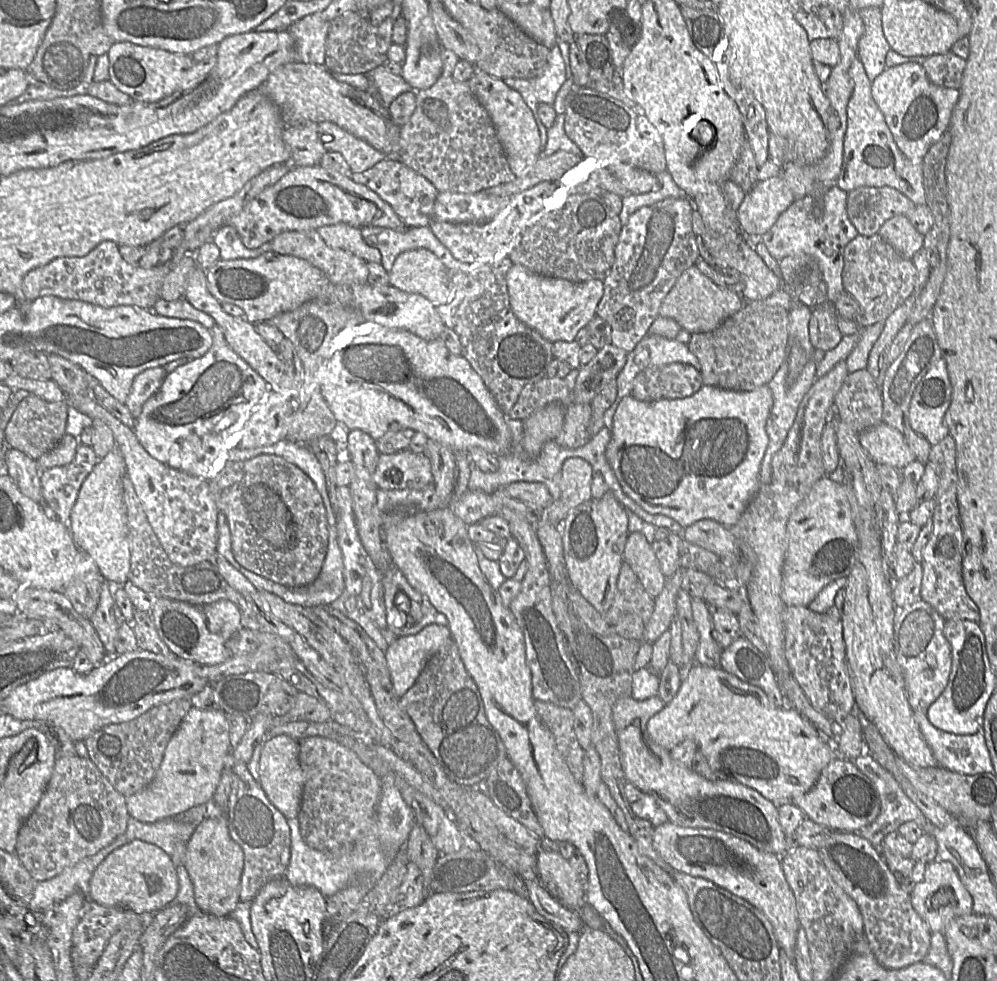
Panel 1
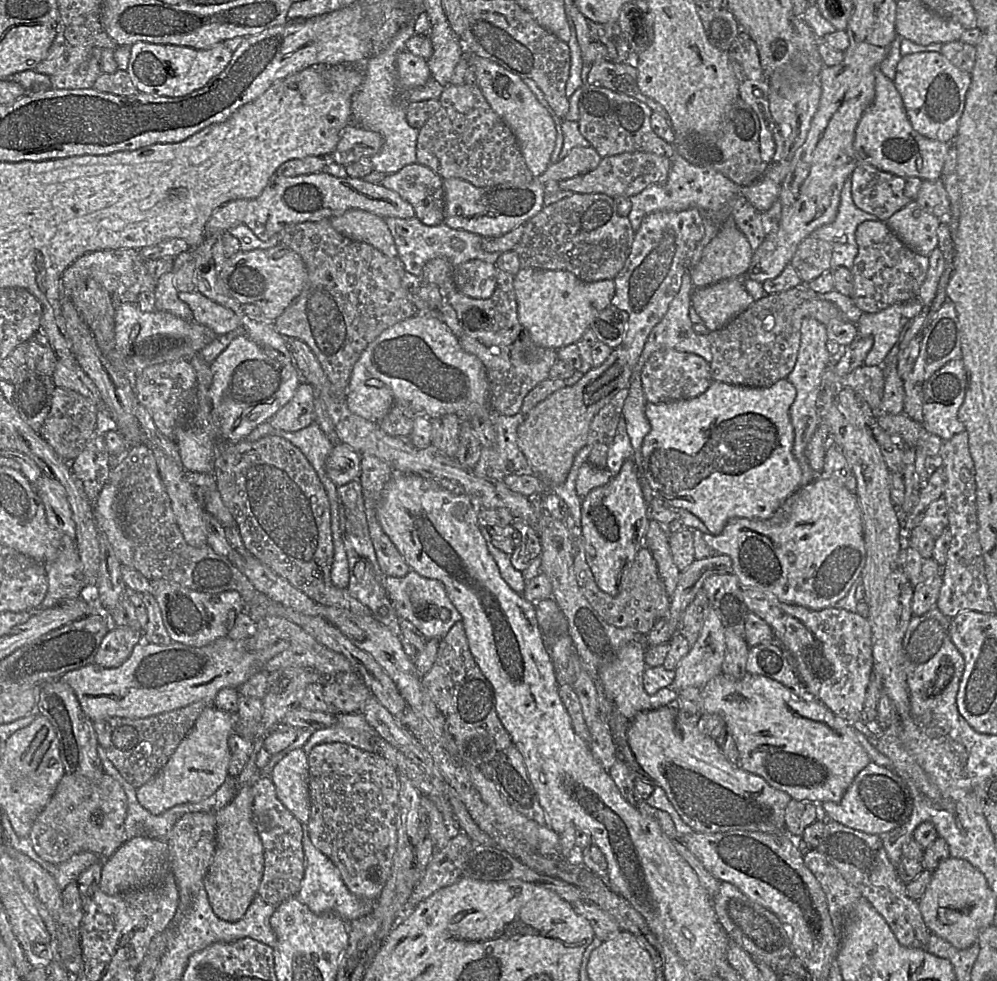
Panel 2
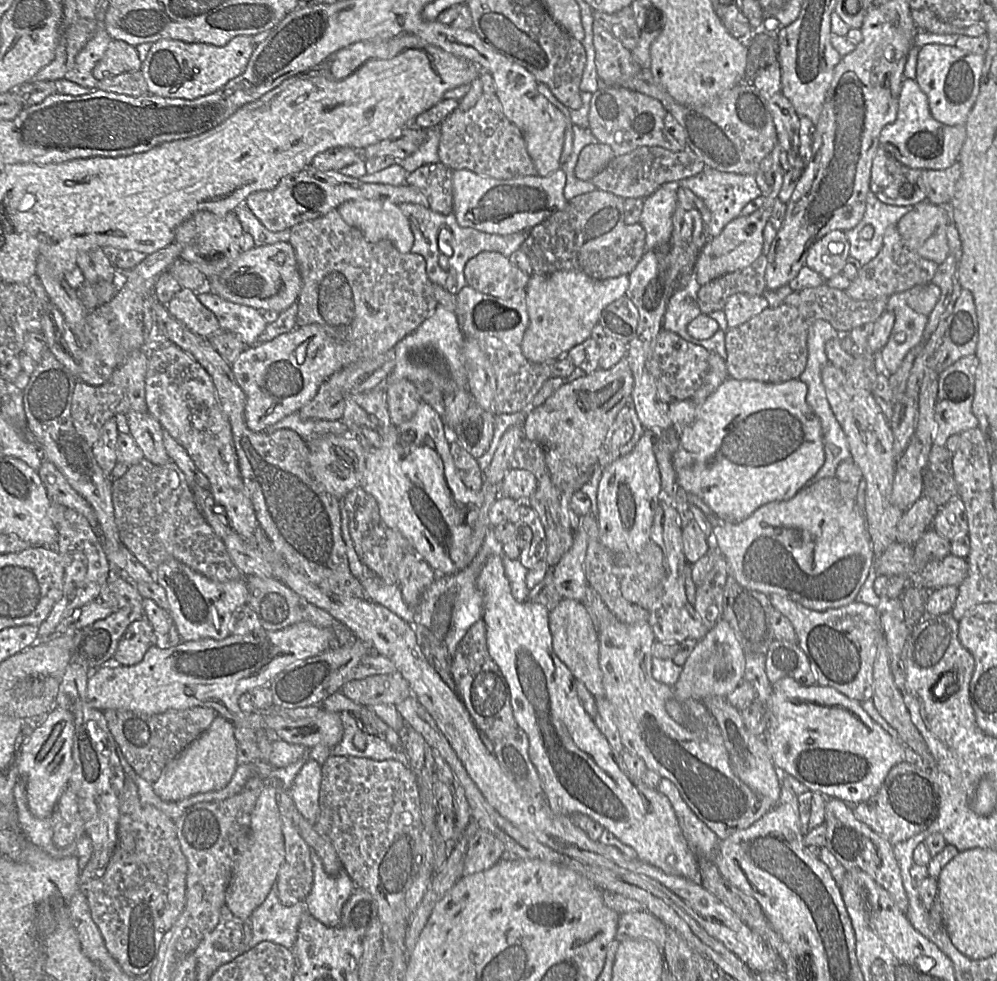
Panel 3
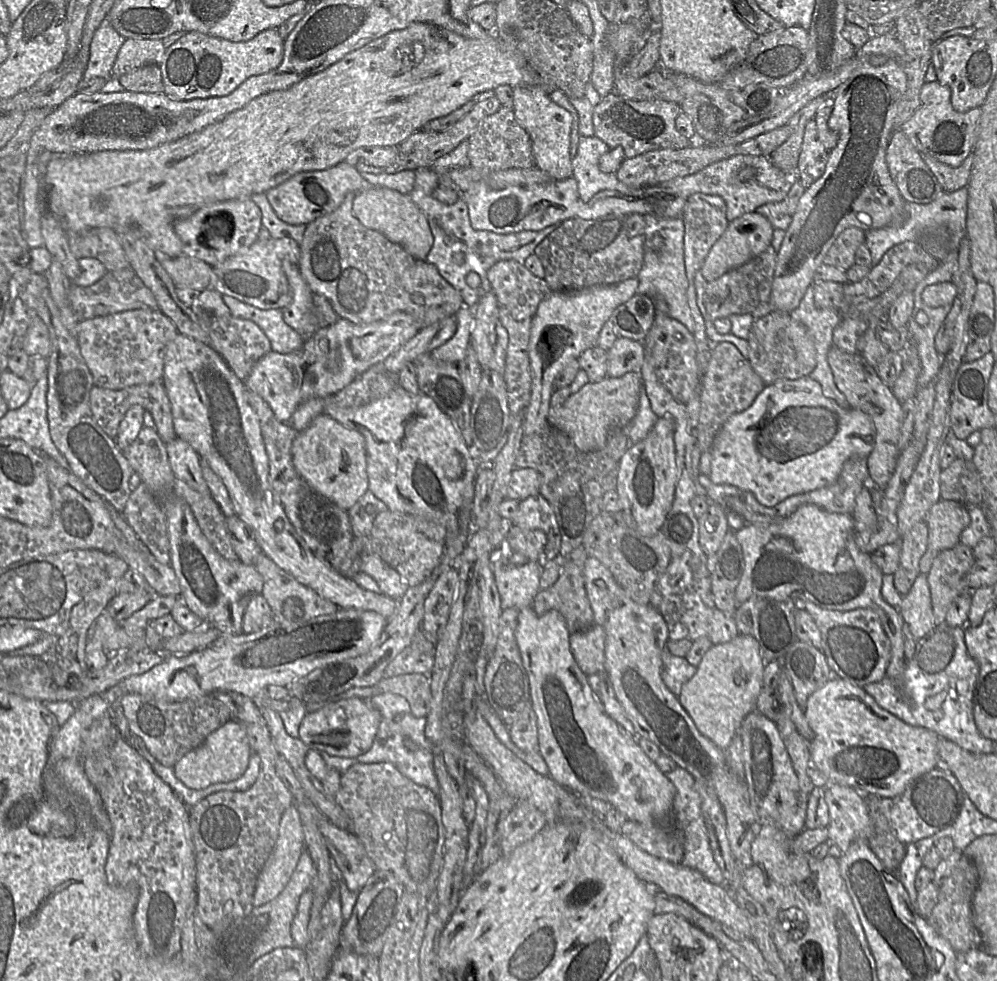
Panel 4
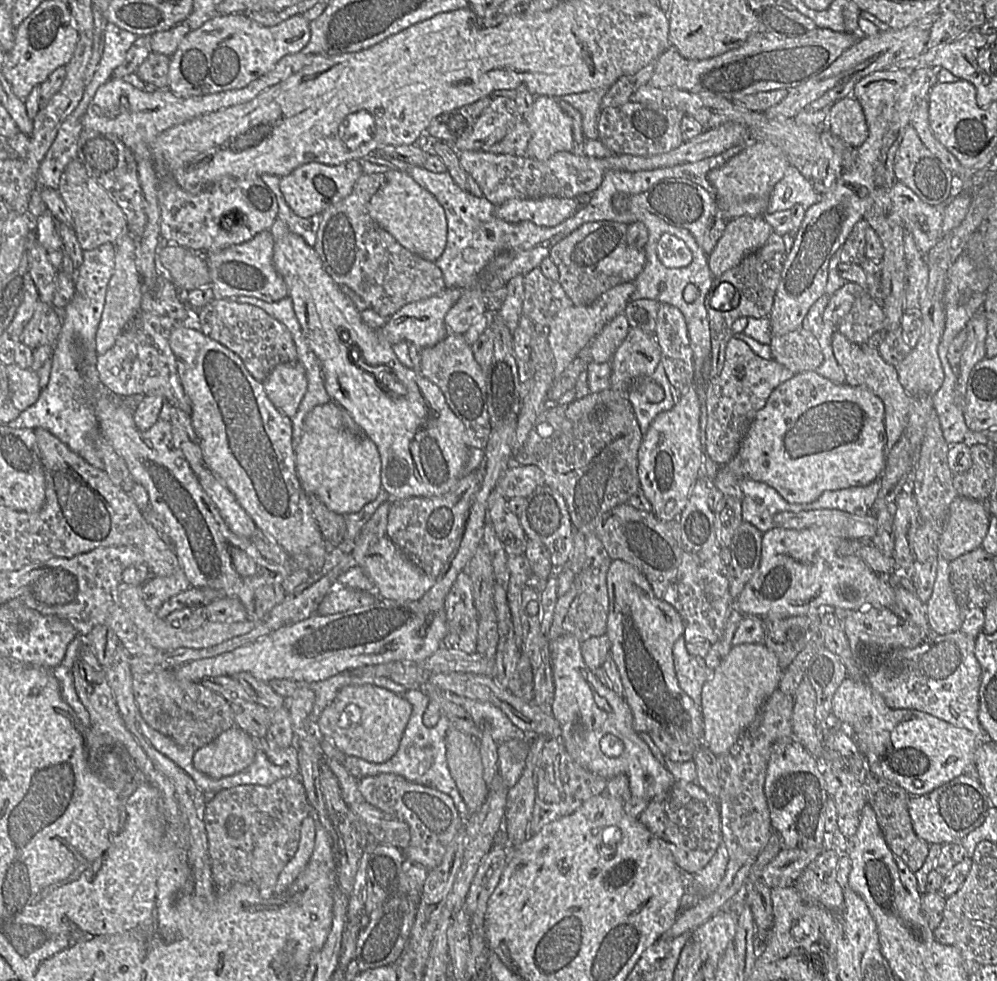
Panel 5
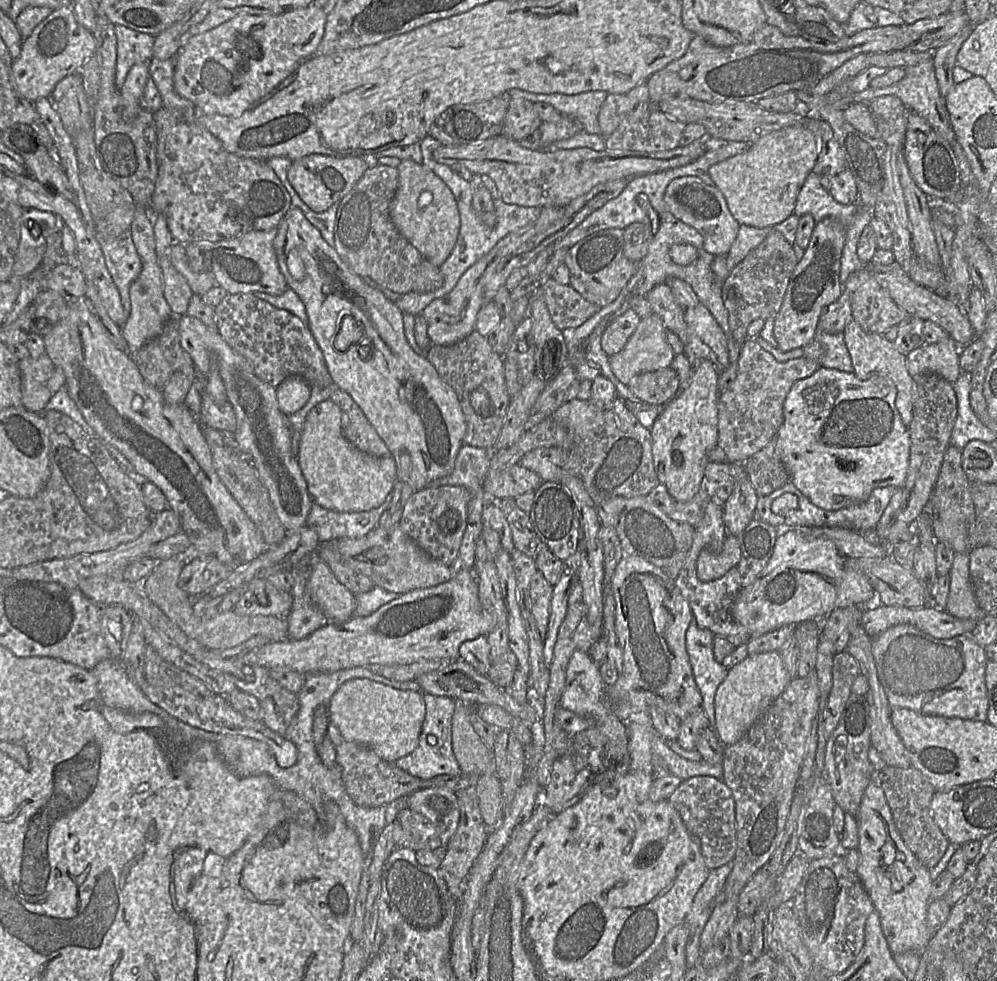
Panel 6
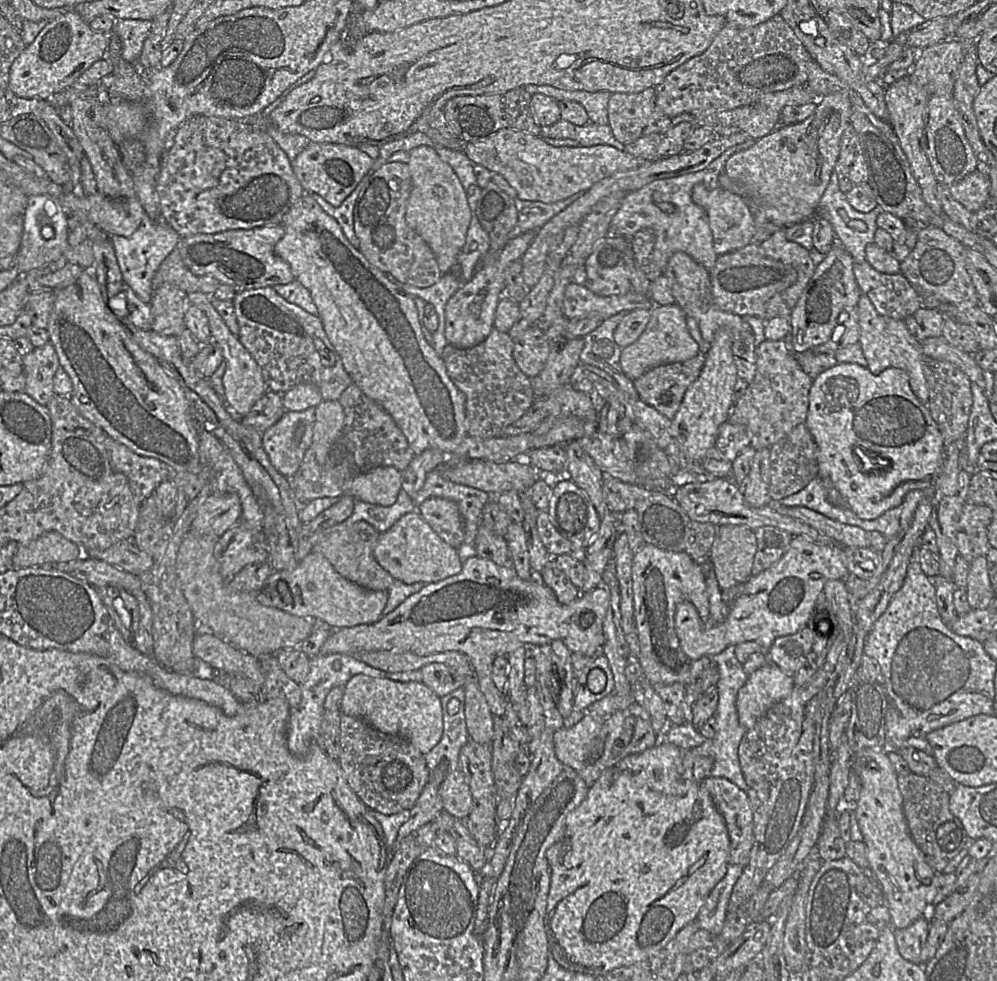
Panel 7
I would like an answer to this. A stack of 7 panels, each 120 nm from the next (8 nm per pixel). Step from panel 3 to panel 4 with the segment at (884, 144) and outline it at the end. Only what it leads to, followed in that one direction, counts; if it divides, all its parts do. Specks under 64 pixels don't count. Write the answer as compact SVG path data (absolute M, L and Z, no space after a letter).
M926 81L921 88L919 107L899 130L924 158L932 156L944 164L957 167L972 154L978 135L980 115L980 106L966 112L956 111L951 104L950 88L937 81Z

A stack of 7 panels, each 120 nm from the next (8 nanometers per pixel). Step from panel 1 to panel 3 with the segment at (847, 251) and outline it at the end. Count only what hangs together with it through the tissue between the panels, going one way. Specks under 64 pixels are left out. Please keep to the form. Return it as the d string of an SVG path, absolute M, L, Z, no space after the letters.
M889 226L883 236L883 245L879 253L857 273L846 294L854 300L873 300L879 297L891 297L894 294L931 282L938 264L911 251L903 242L895 226Z

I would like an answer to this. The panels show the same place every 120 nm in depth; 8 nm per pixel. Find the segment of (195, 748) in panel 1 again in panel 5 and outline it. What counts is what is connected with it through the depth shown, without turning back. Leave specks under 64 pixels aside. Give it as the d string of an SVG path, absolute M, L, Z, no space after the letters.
M233 726L198 749L193 756L193 766L210 778L219 779L243 771L255 755L254 740L240 727Z

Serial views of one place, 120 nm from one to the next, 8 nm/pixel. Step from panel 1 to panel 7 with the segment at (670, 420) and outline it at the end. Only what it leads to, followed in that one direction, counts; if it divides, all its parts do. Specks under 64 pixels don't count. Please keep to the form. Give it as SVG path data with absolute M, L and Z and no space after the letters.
M837 363L835 366L823 371L813 379L809 391L809 408L804 422L817 446L818 477L823 481L830 481L833 486L846 498L848 509L864 520L874 520L890 509L902 504L905 496L914 490L923 490L930 498L932 504L933 485L938 477L944 462L945 447L943 436L931 416L926 404L921 402L911 389L909 379L901 370L886 368L874 375L867 367L855 363Z

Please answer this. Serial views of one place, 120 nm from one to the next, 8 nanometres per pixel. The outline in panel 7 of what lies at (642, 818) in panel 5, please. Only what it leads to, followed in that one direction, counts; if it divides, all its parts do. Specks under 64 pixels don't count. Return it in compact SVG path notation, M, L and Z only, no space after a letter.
M707 777L699 782L700 786L709 792L715 806L724 817L730 838L729 866L747 865L753 846L753 815L746 791L724 778Z

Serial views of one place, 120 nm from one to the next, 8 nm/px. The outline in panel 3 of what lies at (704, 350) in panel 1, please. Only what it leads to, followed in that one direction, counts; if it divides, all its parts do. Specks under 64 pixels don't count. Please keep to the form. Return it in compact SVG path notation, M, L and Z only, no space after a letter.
M822 283L788 295L777 307L768 307L758 315L725 332L725 362L729 378L764 383L783 383L797 379L807 363L808 331L816 320L825 320L840 334L875 322L888 303L889 297L854 300L844 290Z

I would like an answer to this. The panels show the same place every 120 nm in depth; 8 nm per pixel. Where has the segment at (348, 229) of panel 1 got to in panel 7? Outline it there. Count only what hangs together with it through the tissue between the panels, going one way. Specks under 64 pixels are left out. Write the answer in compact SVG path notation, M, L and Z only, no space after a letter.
M434 146L413 148L409 152L407 164L412 189L407 201L405 221L428 244L439 270L445 274L456 267L472 219L467 194L451 166L439 157Z

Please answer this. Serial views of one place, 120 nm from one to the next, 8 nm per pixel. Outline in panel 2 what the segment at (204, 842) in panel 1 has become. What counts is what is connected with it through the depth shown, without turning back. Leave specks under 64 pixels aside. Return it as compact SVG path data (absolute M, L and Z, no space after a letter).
M243 786L230 803L218 809L216 848L204 878L203 890L214 914L226 921L237 921L257 896L263 875L263 845L252 823L253 788Z

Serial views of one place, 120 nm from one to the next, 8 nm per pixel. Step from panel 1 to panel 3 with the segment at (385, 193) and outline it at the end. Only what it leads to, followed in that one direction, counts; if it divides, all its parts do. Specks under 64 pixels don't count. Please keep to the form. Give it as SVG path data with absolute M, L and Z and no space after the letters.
M442 163L426 164L409 173L405 184L422 192L432 211L447 215L453 210L453 171Z

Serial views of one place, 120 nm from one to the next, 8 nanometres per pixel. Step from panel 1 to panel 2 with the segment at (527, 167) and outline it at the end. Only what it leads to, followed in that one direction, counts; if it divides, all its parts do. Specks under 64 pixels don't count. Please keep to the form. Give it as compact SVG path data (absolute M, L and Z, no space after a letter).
M465 49L464 54L468 58L468 64L475 68L477 86L483 96L515 136L528 169L534 178L540 176L551 164L550 157L557 135L556 125L548 110L539 103L521 77L489 59L470 54Z

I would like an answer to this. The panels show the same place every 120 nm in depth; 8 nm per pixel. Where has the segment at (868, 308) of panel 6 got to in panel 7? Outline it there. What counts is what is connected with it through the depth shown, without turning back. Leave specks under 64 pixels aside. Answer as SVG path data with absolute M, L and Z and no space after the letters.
M866 260L856 262L853 271L860 294L869 298L880 315L904 320L922 306L920 295L903 274L881 273L875 270Z

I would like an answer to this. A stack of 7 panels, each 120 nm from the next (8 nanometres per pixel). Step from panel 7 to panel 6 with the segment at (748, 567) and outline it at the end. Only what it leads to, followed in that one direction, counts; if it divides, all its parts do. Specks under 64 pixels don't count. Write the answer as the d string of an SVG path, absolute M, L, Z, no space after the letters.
M725 536L719 553L704 548L697 560L697 575L702 582L710 582L723 577L729 570L736 568L741 559L738 536Z

